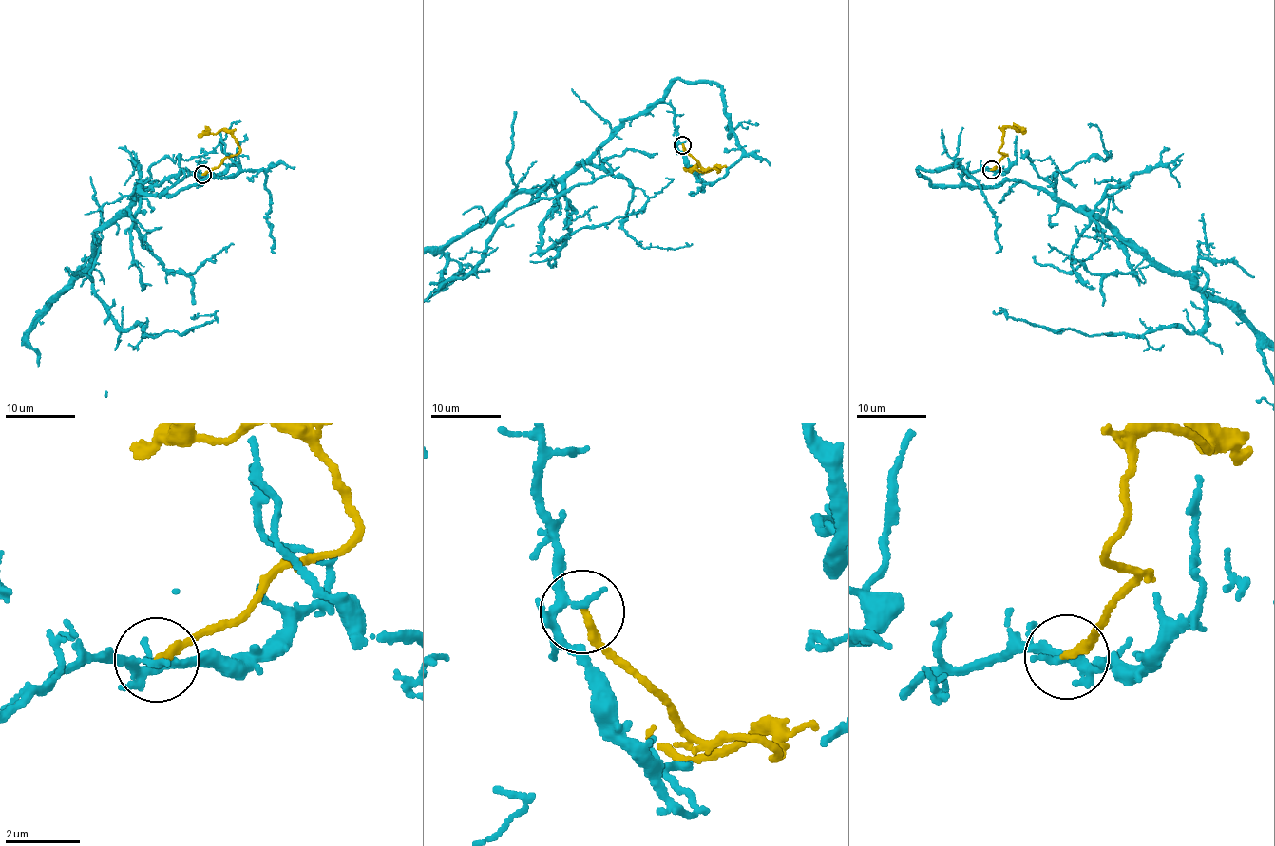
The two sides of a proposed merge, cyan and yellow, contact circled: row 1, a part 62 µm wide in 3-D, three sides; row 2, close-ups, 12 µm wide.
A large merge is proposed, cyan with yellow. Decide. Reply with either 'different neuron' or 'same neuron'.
different neuron

